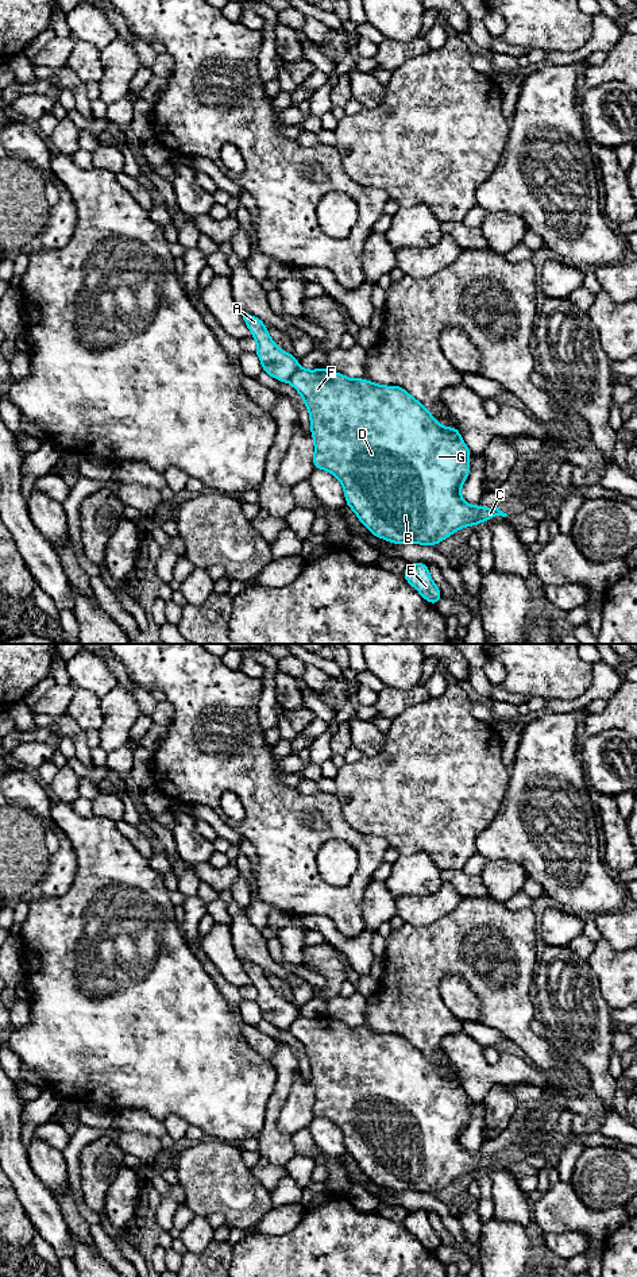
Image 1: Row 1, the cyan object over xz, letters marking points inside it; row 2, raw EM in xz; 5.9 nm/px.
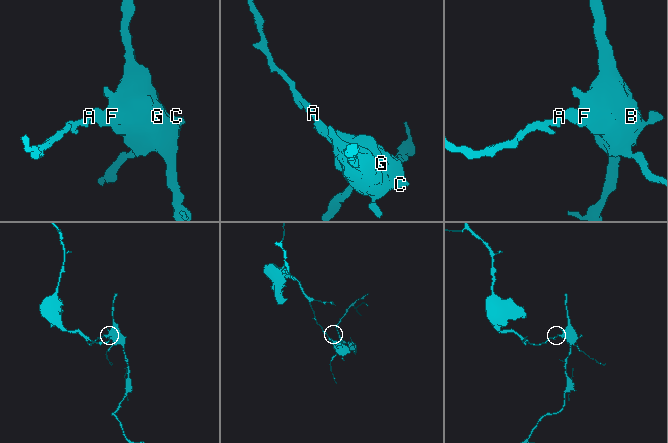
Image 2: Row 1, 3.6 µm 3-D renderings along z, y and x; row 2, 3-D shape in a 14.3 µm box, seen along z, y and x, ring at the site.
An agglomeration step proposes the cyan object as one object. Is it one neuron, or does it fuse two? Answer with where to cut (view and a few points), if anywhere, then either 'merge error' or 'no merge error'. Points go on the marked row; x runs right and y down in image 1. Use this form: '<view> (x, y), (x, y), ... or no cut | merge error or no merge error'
xz (298, 367), (289, 381) | merge error

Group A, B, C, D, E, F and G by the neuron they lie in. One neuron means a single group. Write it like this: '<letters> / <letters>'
A / B C D E F G

